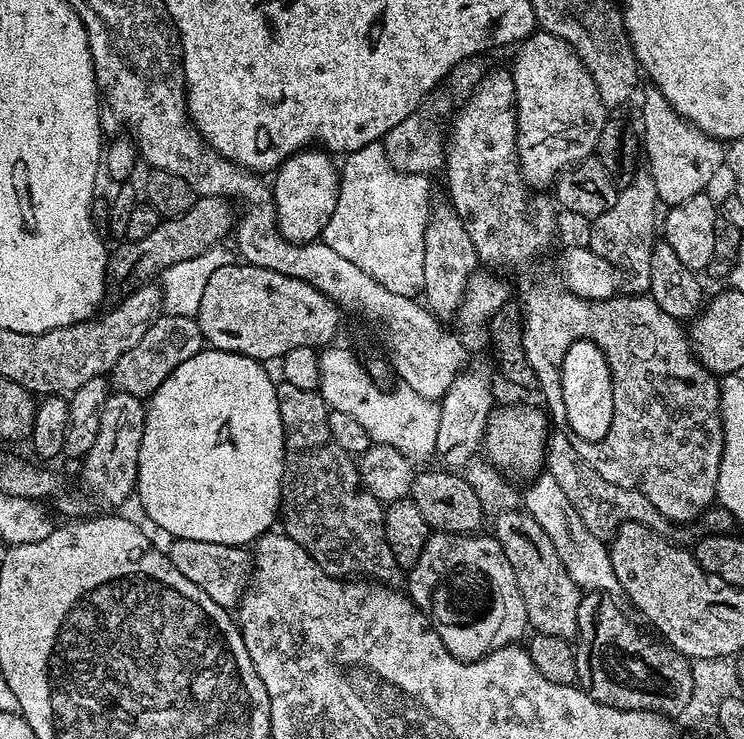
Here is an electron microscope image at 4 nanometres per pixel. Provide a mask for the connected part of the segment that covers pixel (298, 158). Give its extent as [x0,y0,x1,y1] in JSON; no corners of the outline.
[272,150,342,244]

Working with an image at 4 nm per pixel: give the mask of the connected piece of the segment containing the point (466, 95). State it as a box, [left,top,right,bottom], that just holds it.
[383,57,486,175]

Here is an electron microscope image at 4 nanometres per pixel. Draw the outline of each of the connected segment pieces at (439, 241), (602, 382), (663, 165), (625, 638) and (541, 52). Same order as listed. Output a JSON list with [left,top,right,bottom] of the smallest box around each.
[[423,207,479,318],[560,340,614,441],[642,86,725,205],[574,592,694,717],[510,30,610,190]]

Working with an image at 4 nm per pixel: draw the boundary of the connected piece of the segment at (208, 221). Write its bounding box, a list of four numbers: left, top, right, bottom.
[108,196,234,284]

